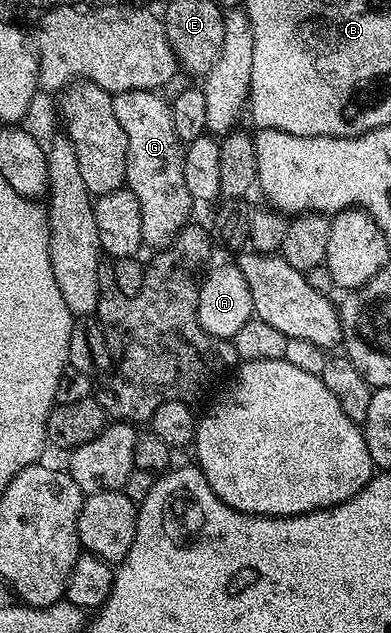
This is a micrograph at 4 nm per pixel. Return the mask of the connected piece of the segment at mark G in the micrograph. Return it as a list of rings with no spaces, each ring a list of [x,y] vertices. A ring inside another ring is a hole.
[[[129,90],[113,96],[113,111],[117,111],[117,123],[121,123],[121,131],[125,131],[127,140],[127,180],[126,188],[141,203],[141,233],[143,244],[151,251],[166,249],[178,237],[179,232],[192,220],[191,206],[193,200],[185,183],[185,167],[183,166],[185,145],[179,140],[177,131],[173,131],[171,106],[158,92],[152,90]]]

